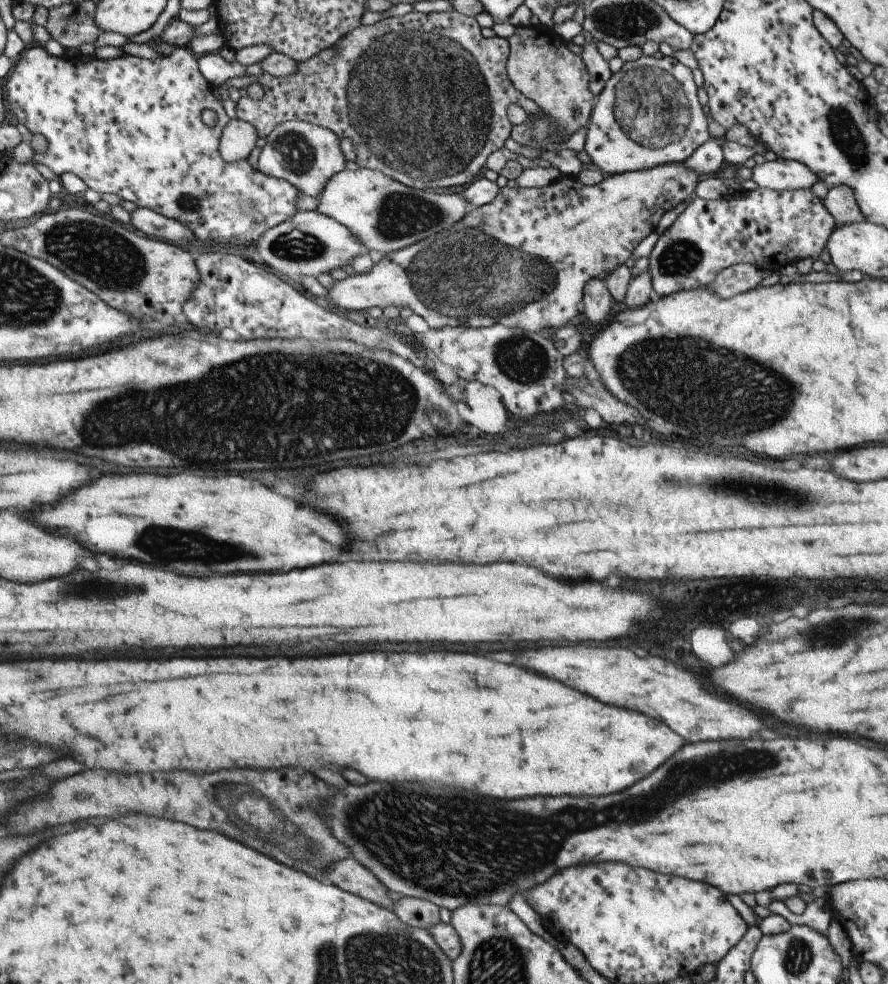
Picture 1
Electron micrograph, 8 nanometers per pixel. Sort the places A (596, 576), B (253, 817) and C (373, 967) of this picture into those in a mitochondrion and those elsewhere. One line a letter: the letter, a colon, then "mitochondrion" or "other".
A: other
B: mitochondrion
C: mitochondrion

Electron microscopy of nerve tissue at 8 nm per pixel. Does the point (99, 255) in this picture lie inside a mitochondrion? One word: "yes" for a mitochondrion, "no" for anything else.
yes

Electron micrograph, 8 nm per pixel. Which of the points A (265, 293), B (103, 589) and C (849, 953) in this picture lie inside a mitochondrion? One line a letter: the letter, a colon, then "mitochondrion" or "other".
A: other
B: mitochondrion
C: other

